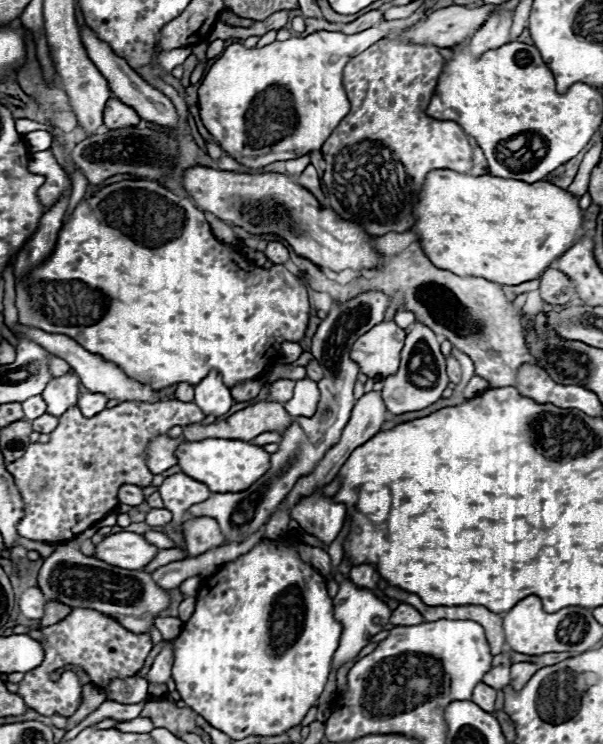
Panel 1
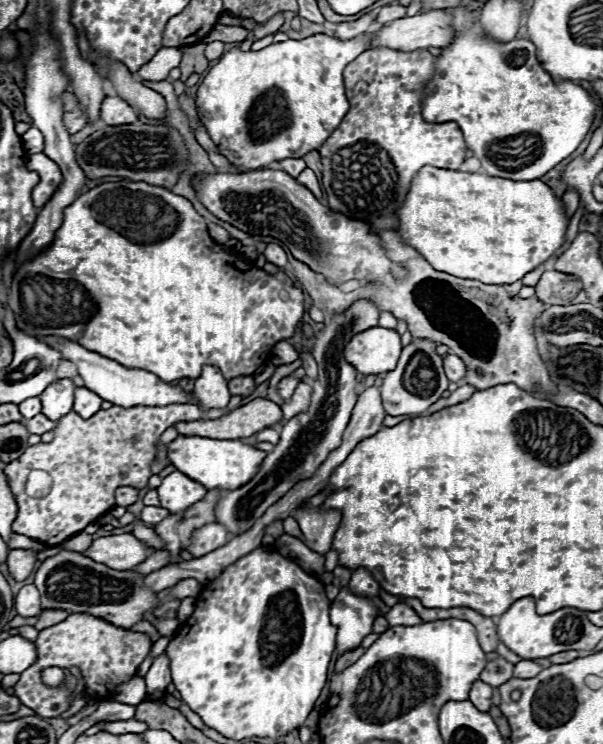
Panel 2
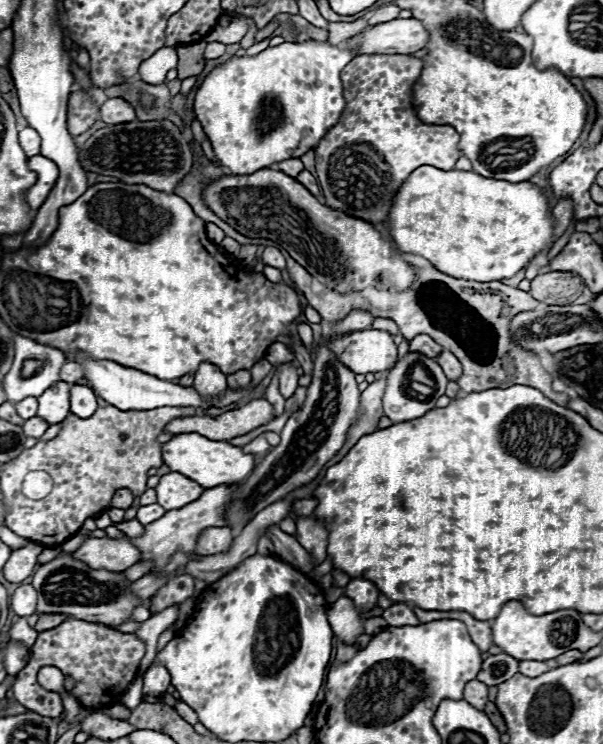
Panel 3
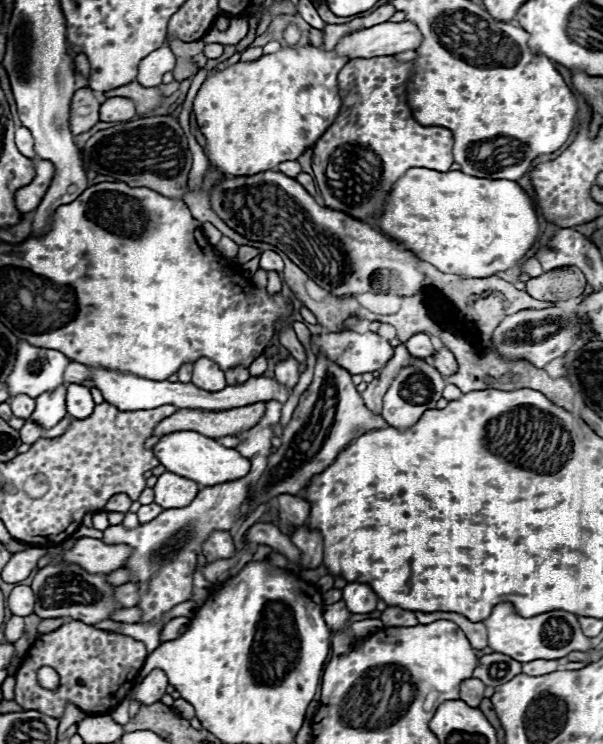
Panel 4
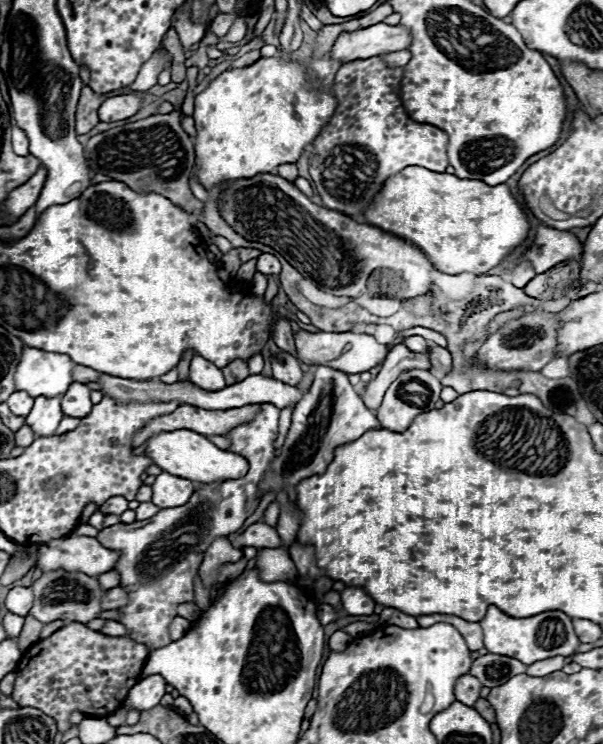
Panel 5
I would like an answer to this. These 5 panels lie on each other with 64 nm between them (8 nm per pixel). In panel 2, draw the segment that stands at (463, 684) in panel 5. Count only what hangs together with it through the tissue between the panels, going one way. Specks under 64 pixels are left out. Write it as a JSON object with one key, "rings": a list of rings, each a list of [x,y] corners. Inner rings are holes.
{"rings":[[[478,680],[478,682],[472,684],[468,698],[470,698],[470,702],[472,702],[478,710],[488,712],[490,706],[492,706],[492,688],[490,688],[488,684],[482,684],[482,682]]]}

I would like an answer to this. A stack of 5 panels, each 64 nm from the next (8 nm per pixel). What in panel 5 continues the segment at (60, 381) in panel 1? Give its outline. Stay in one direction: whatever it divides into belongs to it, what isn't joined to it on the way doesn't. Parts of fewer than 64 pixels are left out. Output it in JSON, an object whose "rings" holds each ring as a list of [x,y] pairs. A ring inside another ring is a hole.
{"rings":[[[38,396],[34,402],[34,408],[26,416],[26,424],[32,426],[36,436],[50,436],[58,428],[62,416],[64,412],[60,406],[60,396],[54,396],[54,398]]]}

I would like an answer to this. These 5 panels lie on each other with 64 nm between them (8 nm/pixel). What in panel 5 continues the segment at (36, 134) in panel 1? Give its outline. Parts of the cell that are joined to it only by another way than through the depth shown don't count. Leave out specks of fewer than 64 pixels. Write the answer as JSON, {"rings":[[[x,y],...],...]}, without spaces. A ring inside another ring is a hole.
{"rings":[[[12,128],[12,146],[14,146],[14,152],[18,152],[20,156],[28,156],[30,152],[28,152],[28,138],[26,138],[26,134],[20,130],[20,128]]]}

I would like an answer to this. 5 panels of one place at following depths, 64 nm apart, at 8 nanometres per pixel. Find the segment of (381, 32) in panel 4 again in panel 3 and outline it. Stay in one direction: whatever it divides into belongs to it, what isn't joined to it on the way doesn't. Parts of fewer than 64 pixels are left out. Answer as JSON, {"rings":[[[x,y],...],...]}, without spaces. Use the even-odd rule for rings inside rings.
{"rings":[[[396,18],[364,30],[362,34],[346,40],[346,46],[358,48],[358,54],[398,52],[414,54],[430,42],[430,32],[420,20]]]}

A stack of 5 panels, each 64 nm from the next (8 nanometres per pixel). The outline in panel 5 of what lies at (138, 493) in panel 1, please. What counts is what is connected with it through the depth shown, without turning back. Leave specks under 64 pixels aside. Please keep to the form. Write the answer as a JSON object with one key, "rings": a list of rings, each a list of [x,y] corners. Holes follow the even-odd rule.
{"rings":[[[114,496],[100,506],[100,512],[104,514],[122,514],[124,510],[128,510],[128,500],[124,496]]]}

